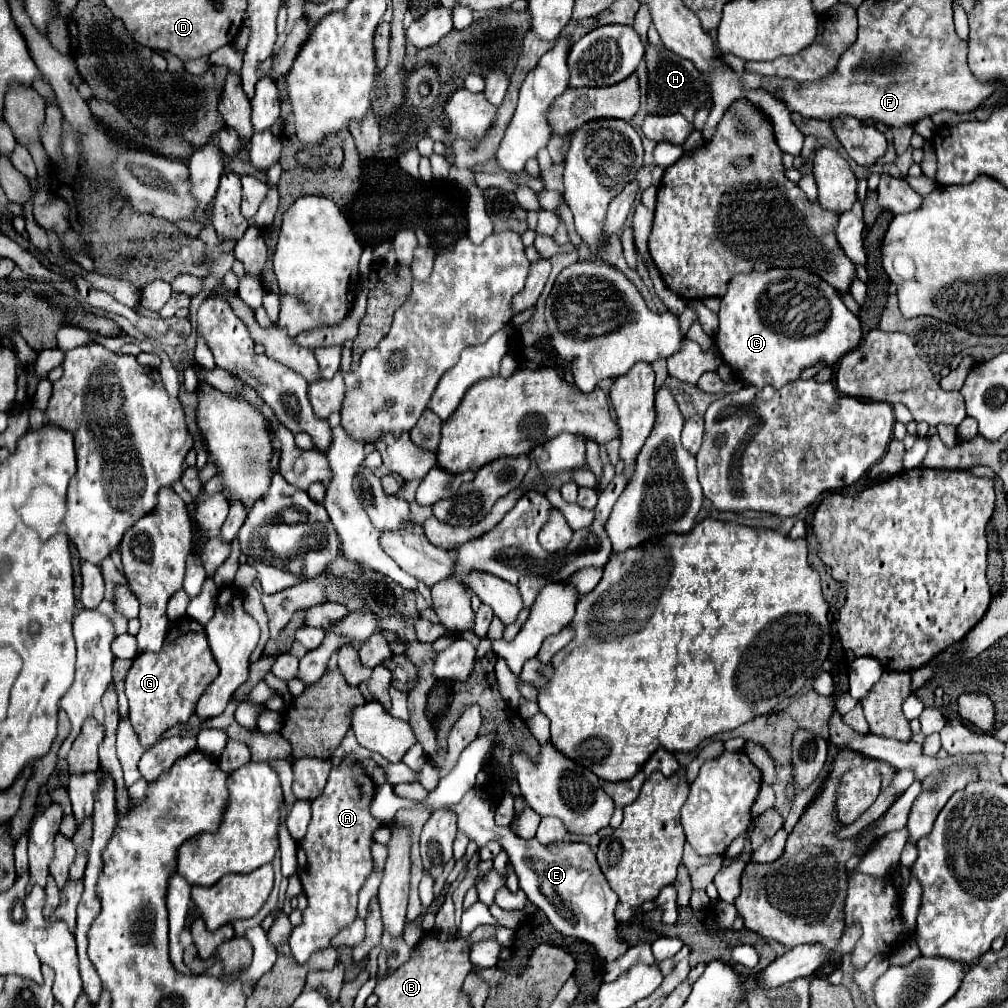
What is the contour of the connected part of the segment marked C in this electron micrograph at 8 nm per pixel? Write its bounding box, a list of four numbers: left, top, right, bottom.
[715,269,861,389]

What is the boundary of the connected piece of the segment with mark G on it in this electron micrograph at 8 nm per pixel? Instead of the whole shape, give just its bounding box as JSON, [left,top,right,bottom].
[125,617,219,747]

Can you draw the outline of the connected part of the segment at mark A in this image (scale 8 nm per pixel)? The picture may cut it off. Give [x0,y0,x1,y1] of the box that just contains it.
[288,755,383,963]

